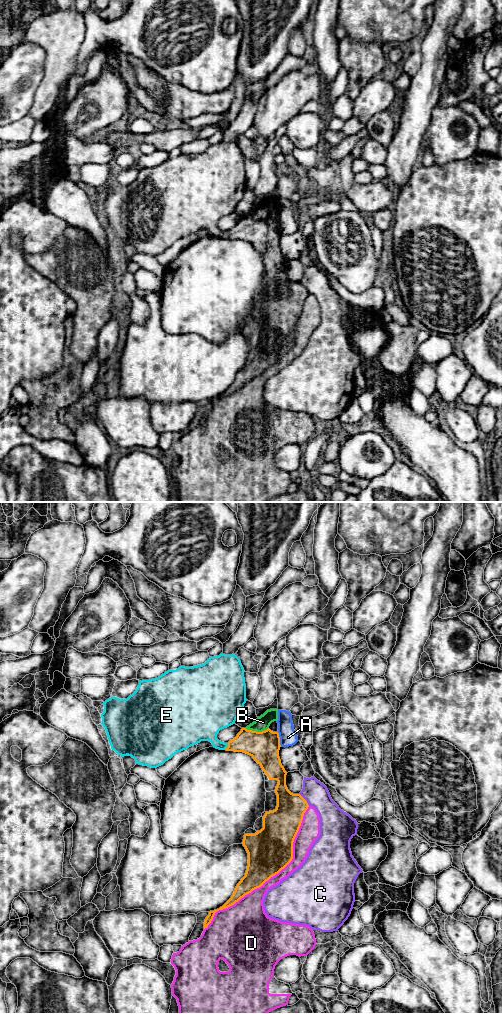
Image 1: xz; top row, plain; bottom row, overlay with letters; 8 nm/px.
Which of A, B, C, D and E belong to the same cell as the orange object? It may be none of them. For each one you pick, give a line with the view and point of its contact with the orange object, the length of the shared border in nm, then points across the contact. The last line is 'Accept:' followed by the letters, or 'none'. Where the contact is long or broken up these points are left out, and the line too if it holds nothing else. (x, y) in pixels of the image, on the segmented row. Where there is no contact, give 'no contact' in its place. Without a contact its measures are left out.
B: contact xz (256, 731); length 190 nm
Accept: B

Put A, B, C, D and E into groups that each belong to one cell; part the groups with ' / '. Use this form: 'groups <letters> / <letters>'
groups A / B / C / D / E

